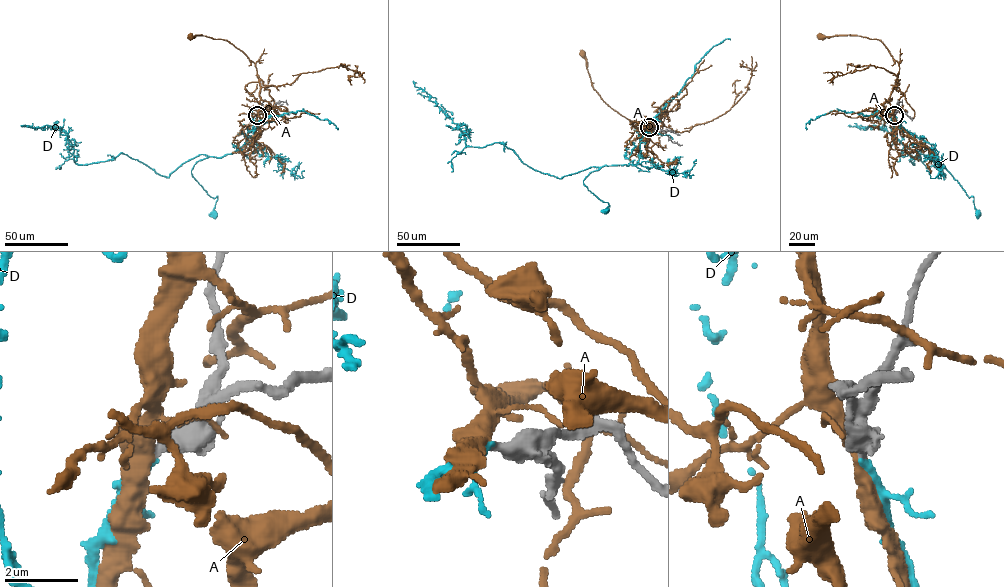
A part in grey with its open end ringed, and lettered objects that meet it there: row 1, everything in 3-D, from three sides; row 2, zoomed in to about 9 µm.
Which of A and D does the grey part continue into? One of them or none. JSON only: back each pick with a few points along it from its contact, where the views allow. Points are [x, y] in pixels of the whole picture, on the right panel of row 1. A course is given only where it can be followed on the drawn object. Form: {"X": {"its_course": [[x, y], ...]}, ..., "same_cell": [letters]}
{"D": {"its_course": [[894, 115], [898, 127], [930, 143], [932, 157], [943, 164], [969, 198], [973, 197], [978, 214]]}, "same_cell": ["D"]}

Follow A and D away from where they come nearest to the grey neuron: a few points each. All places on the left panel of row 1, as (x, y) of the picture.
A: (257, 115), (260, 83), (255, 64), (225, 40), (202, 35), (190, 36)
D: (257, 115), (245, 143), (230, 154), (198, 160), (191, 169), (192, 175), (207, 194), (217, 197), (214, 214)

